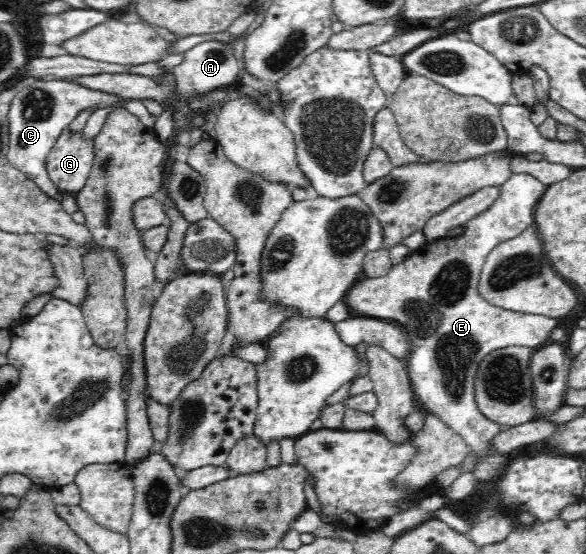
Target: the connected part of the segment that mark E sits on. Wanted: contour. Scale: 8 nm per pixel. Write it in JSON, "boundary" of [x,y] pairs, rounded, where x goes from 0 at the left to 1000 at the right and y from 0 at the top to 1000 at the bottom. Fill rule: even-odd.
{"boundary":[[[877,312],[862,330],[855,334],[852,357],[834,372],[834,377],[824,381],[817,388],[812,388],[807,395],[802,395],[794,404],[794,413],[787,424],[759,424],[759,428],[749,428],[749,431],[732,431],[713,449],[705,449],[698,460],[688,464],[684,475],[674,475],[671,482],[654,500],[626,502],[616,500],[613,507],[594,525],[594,531],[587,536],[587,543],[594,547],[599,561],[609,561],[616,569],[625,569],[633,574],[645,574],[647,578],[659,578],[669,583],[683,587],[684,594],[693,601],[693,606],[700,614],[700,637],[691,644],[691,653],[696,662],[696,675],[703,691],[703,702],[706,711],[715,717],[715,727],[722,731],[722,738],[727,738],[732,745],[741,745],[746,753],[753,755],[776,782],[782,782],[792,794],[800,812],[809,821],[831,821],[834,814],[834,803],[841,792],[841,785],[848,785],[853,780],[852,765],[838,760],[828,747],[817,738],[811,717],[811,693],[812,677],[819,666],[819,655],[823,648],[845,634],[848,628],[863,626],[894,626],[908,632],[920,630],[928,621],[939,616],[940,597],[951,592],[951,574],[933,572],[932,569],[910,569],[908,565],[877,563],[872,560],[858,558],[841,551],[840,545],[828,543],[826,536],[816,523],[819,509],[821,491],[829,469],[829,464],[840,455],[840,449],[852,442],[858,435],[875,431],[889,424],[901,410],[913,406],[913,383],[915,370],[923,363],[923,356],[930,350],[935,338],[923,330],[915,319],[898,312]]]}

